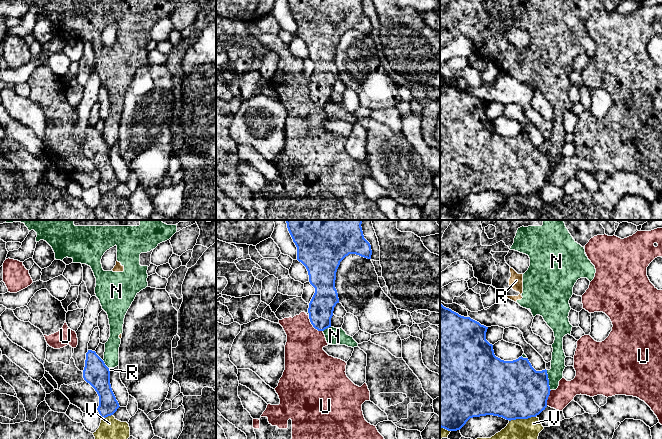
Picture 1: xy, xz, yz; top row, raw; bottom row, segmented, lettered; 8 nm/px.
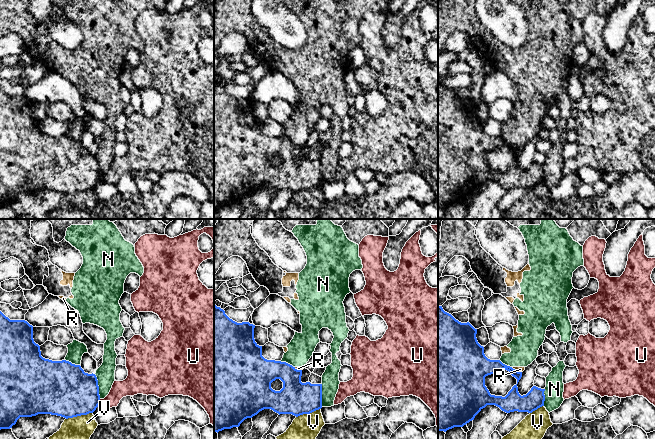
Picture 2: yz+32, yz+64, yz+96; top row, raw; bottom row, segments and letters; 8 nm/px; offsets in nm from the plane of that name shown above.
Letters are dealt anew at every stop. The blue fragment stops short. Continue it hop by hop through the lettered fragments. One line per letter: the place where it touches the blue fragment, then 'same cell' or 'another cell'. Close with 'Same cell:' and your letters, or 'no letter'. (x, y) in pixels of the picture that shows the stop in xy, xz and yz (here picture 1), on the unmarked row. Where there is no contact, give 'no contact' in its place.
N: contact yz (548, 156); another cell
R: contact xy (108, 145); another cell
U: contact xz (312, 100); another cell
V: contact yz (522, 194); another cell
Same cell: no letter

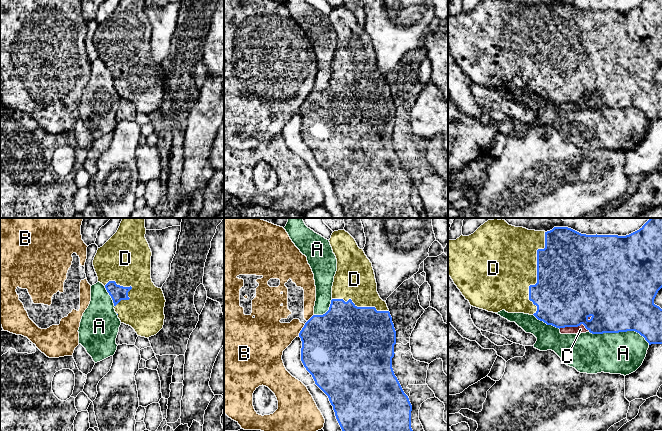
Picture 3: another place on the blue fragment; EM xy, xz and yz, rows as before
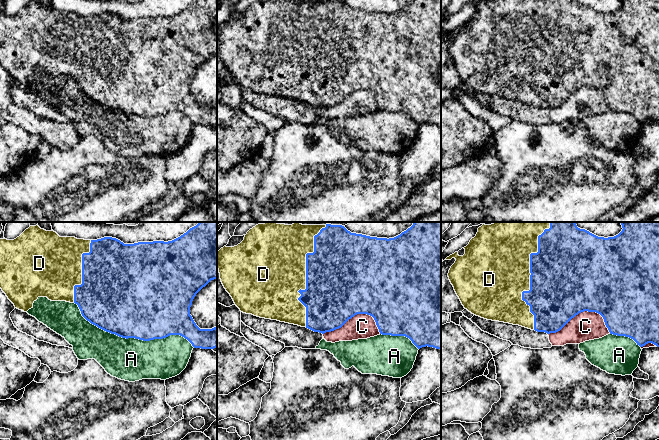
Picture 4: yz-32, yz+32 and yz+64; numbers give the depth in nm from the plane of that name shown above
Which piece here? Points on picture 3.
A: contact yz (620, 107); another cell
B: contact xz (301, 106); another cell
C: contact yz (574, 102); another cell
D: contact yz (537, 49); same cell
Same cell: D

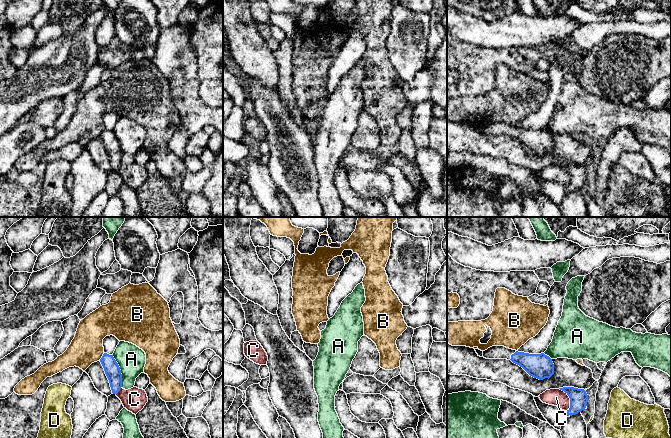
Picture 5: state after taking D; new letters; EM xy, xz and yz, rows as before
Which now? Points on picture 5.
A: contact xy (120, 147); another cell
B: contact xy (102, 133); another cell
C: contact yz (570, 175); another cell
D: contact yz (585, 183); another cell
Same cell: no letter

